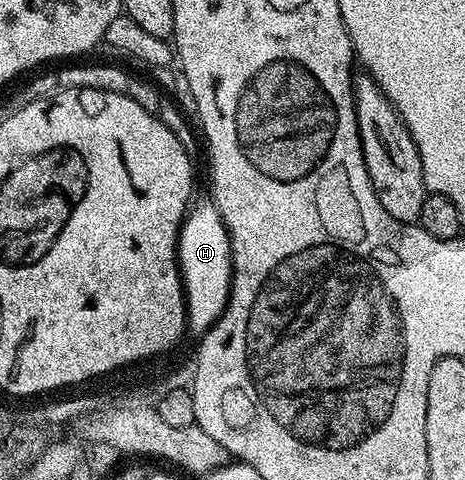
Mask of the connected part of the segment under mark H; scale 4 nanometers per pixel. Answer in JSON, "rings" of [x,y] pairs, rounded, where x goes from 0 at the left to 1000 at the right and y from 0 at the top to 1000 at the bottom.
{"rings":[[[458,423],[419,427],[402,444],[381,500],[381,544],[398,610],[400,683],[430,700],[480,656],[497,615],[497,494]]]}

